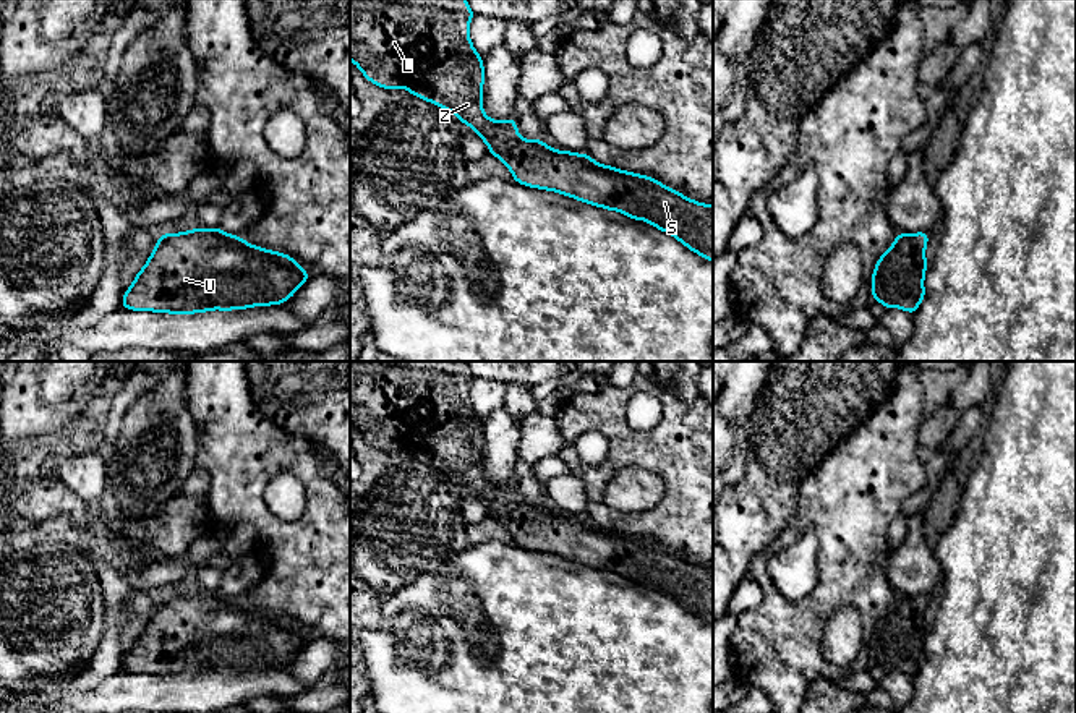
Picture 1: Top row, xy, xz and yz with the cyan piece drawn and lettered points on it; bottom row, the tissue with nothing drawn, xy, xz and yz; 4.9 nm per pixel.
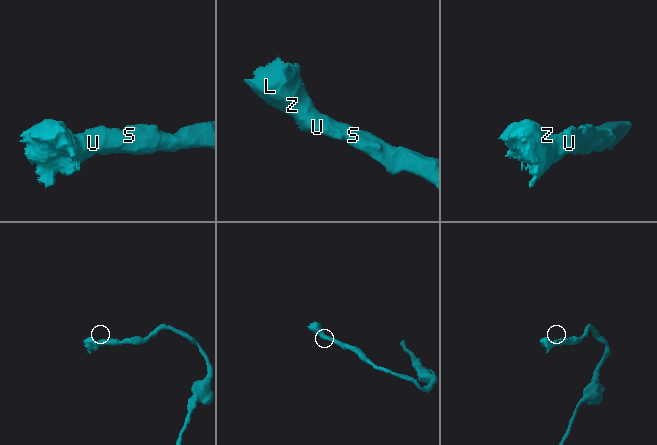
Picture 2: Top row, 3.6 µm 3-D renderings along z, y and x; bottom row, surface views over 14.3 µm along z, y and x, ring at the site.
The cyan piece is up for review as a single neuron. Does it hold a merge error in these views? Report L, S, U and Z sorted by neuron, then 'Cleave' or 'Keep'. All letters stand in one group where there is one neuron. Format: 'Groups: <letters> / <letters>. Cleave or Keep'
Groups: L S U Z. Keep

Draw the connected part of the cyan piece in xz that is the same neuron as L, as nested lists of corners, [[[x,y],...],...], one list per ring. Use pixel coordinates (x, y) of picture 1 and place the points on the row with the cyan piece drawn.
[[[350,0],[350,11],[360,16],[358,19],[350,19],[350,60],[368,81],[384,89],[405,88],[410,94],[452,112],[462,123],[476,131],[489,147],[491,156],[506,164],[512,172],[514,181],[530,188],[556,191],[608,211],[619,211],[629,219],[645,220],[713,263],[713,206],[697,203],[651,177],[595,162],[587,152],[556,151],[546,146],[543,138],[536,141],[523,139],[517,131],[514,117],[507,122],[496,122],[485,115],[483,57],[476,53],[470,41],[468,26],[475,13],[467,0]]]

